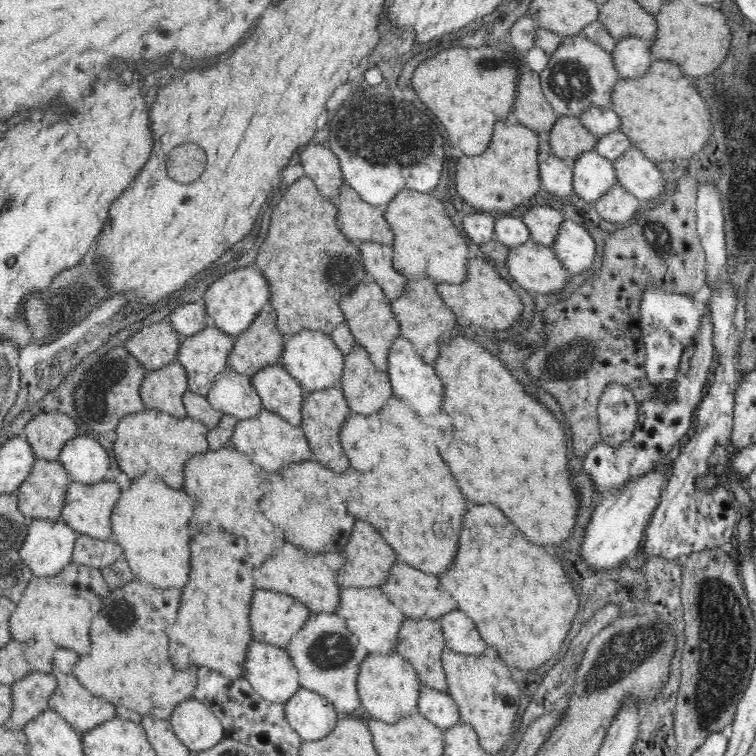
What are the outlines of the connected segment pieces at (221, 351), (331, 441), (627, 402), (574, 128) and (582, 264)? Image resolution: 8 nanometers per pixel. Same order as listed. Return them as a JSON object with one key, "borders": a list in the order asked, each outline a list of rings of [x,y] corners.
{"borders":[[[[210,325],[192,336],[184,336],[179,340],[176,362],[186,369],[188,389],[198,395],[207,396],[215,377],[228,368],[228,356],[234,346],[234,338],[216,326]]],[[[340,386],[304,393],[300,428],[308,440],[313,459],[333,472],[346,472],[350,466],[348,458],[344,456],[339,433],[351,412]]],[[[610,383],[598,403],[602,442],[616,447],[634,434],[638,424],[638,402],[629,387]]],[[[560,116],[549,132],[551,154],[567,162],[574,162],[580,154],[595,148],[597,138],[582,125],[580,118]]],[[[566,218],[551,246],[564,269],[575,275],[588,270],[594,262],[594,244],[586,227]]]]}

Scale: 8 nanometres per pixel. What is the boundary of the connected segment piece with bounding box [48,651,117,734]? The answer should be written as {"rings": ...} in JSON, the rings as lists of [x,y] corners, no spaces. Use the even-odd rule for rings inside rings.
{"rings":[[[59,651],[54,654],[54,666],[52,674],[57,680],[56,688],[48,700],[48,706],[56,711],[66,722],[72,725],[77,733],[87,732],[90,728],[96,728],[103,721],[110,720],[117,715],[116,706],[102,697],[97,697],[91,693],[82,683],[80,683],[72,672],[74,664],[78,662],[77,654],[70,652],[70,658],[66,658],[66,653]]]}

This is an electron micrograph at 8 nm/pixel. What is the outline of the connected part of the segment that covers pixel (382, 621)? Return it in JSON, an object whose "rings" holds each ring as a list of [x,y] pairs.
{"rings":[[[379,587],[376,588],[339,588],[338,608],[335,614],[344,619],[348,629],[360,640],[388,640],[388,646],[392,646],[395,651],[395,641],[398,638],[398,630],[402,626],[402,620],[406,616],[390,599],[382,592]]]}

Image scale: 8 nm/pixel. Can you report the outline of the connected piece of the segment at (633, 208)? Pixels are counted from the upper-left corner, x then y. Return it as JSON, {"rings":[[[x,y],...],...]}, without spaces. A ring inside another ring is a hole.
{"rings":[[[618,183],[592,204],[592,209],[596,210],[603,221],[612,224],[629,223],[633,220],[632,216],[640,212],[638,208],[640,201]]]}

